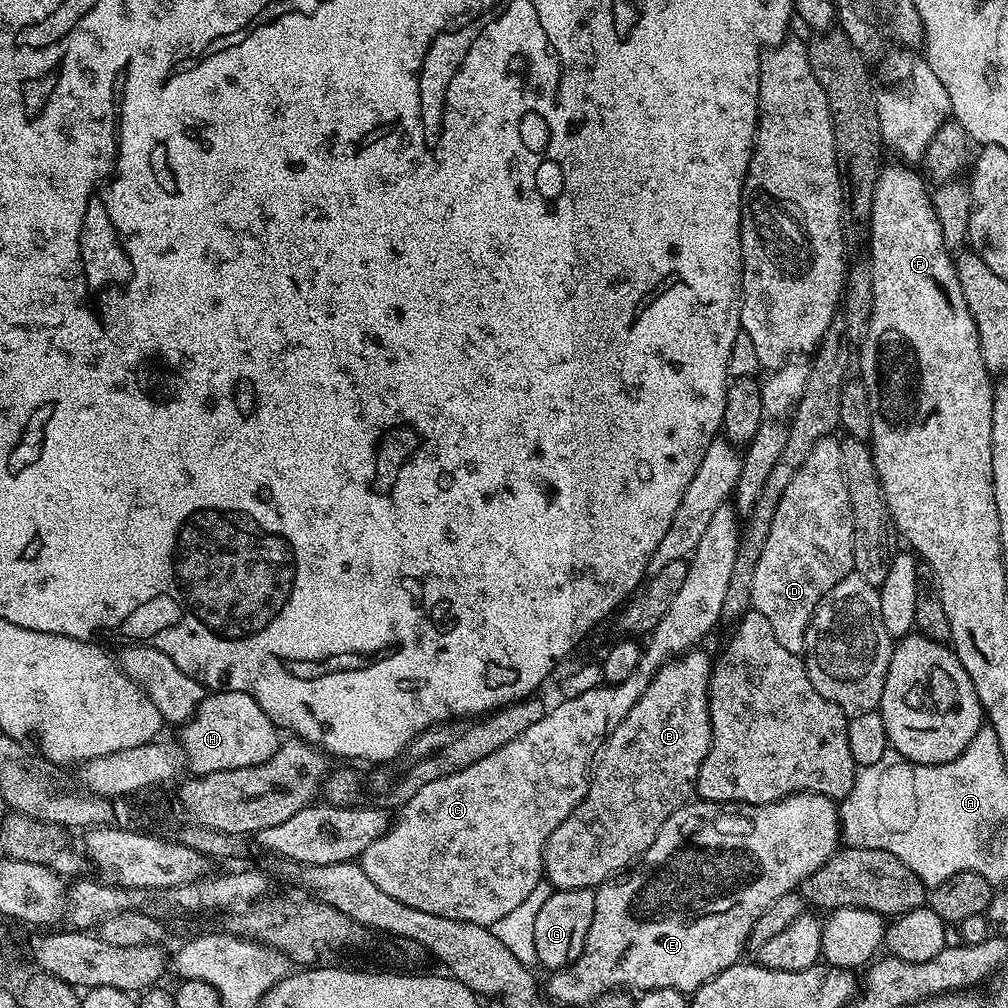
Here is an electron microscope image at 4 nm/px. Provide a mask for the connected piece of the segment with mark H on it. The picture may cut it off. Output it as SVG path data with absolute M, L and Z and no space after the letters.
M227 690L205 695L196 713L183 725L182 732L187 767L193 768L191 771L197 776L258 766L270 759L282 743L276 723L250 694Z

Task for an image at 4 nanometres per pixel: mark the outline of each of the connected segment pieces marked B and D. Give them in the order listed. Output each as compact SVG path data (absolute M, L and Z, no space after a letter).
M701 650L685 652L669 660L652 675L644 693L630 714L618 722L600 749L590 772L588 793L558 830L550 834L544 847L543 875L553 889L595 889L606 880L625 871L640 859L654 842L658 830L679 808L693 799L698 770L710 750L712 723L708 709L708 683L712 673L713 657Z
M835 435L824 436L814 446L814 450L810 450L810 454L806 458L806 462L802 462L798 474L794 474L794 478L790 478L790 486L786 486L786 494L782 494L782 502L778 502L778 506L774 510L774 518L770 522L770 534L766 534L762 558L758 558L758 566L754 566L752 608L758 614L763 614L770 621L770 627L774 629L774 635L778 637L778 642L782 642L782 646L786 646L786 650L797 654L803 653L804 643L806 642L806 630L810 626L814 610L822 602L822 598L826 594L830 594L830 590L834 590L834 586L838 586L838 582L842 582L842 578L853 575L853 538L854 526L852 525L852 511L850 510L850 494L846 490L846 482L842 478L842 450L840 449L840 440Z

